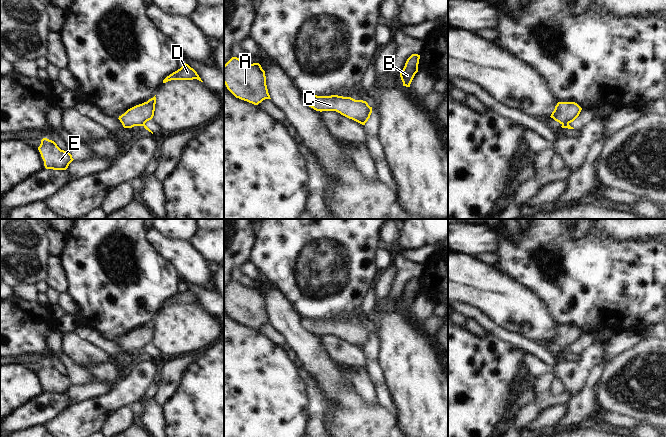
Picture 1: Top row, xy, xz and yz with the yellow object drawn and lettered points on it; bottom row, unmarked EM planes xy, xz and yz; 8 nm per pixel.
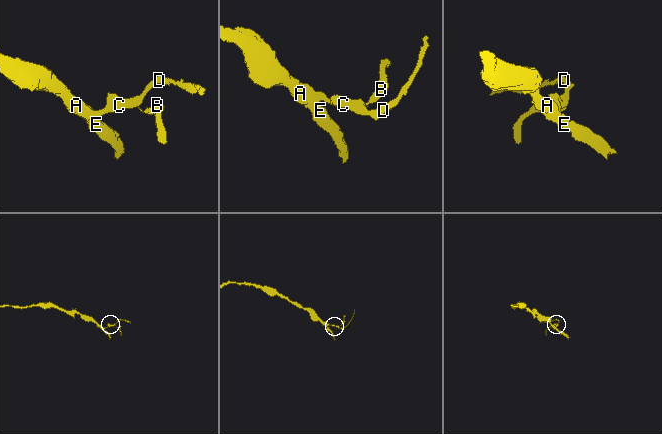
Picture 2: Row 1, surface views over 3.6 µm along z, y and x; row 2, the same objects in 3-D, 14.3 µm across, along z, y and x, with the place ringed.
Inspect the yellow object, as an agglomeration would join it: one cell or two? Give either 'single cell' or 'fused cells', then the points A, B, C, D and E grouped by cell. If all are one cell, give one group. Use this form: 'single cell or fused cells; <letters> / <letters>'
fused cells; A C D E / B

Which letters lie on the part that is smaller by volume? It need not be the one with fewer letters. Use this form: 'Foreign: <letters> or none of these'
Foreign: B

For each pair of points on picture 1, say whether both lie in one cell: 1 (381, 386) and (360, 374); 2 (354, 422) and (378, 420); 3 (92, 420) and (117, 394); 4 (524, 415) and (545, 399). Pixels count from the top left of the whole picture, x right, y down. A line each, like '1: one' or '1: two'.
1: two
2: one
3: one
4: one

